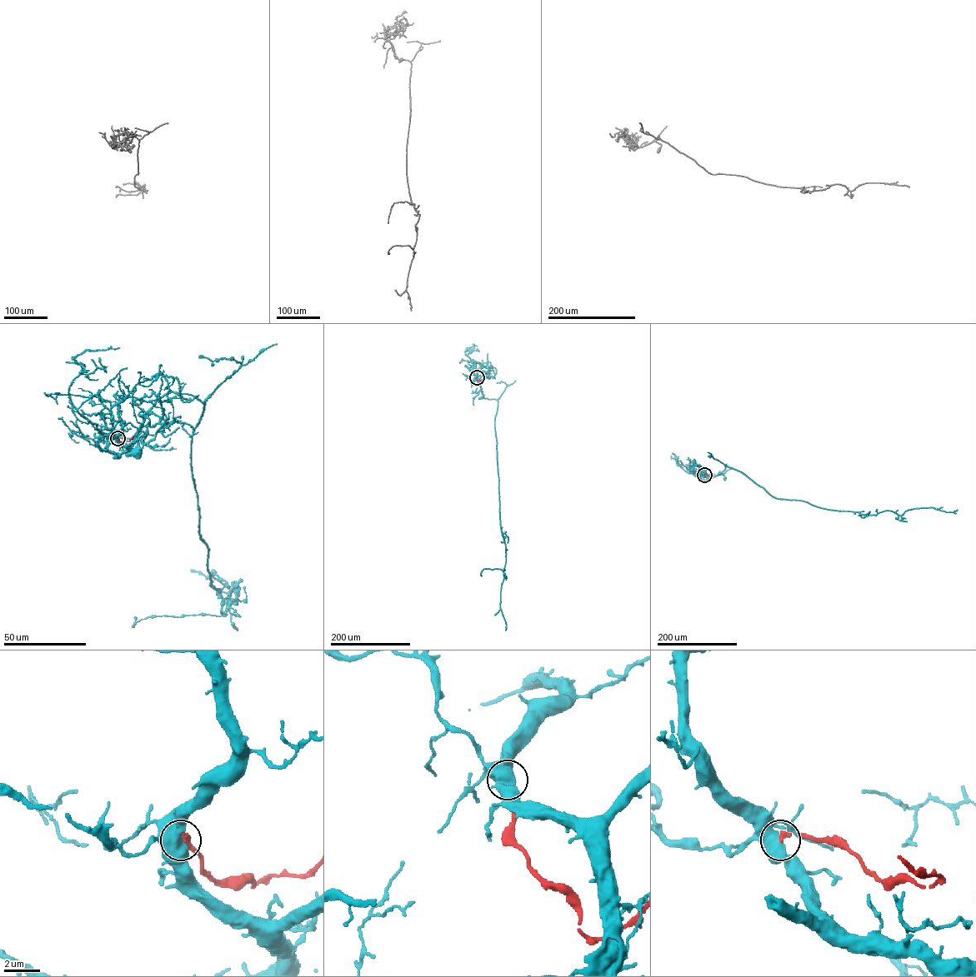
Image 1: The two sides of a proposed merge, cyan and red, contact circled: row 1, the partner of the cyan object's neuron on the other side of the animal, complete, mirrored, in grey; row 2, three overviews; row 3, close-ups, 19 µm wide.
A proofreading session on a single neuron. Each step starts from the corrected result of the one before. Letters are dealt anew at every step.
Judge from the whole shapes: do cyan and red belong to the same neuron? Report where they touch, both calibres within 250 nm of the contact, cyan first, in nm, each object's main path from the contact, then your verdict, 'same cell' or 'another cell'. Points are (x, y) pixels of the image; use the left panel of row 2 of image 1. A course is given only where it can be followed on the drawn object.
at (117, 438); 800 nm thick on the cyan side, 240 nm on the other; cyan runs (117, 438), (129, 449), (137, 431), (145, 426), (147, 431), (137, 441), (135, 452); red runs (117, 438), (121, 441), (128, 441), (133, 436); another cell

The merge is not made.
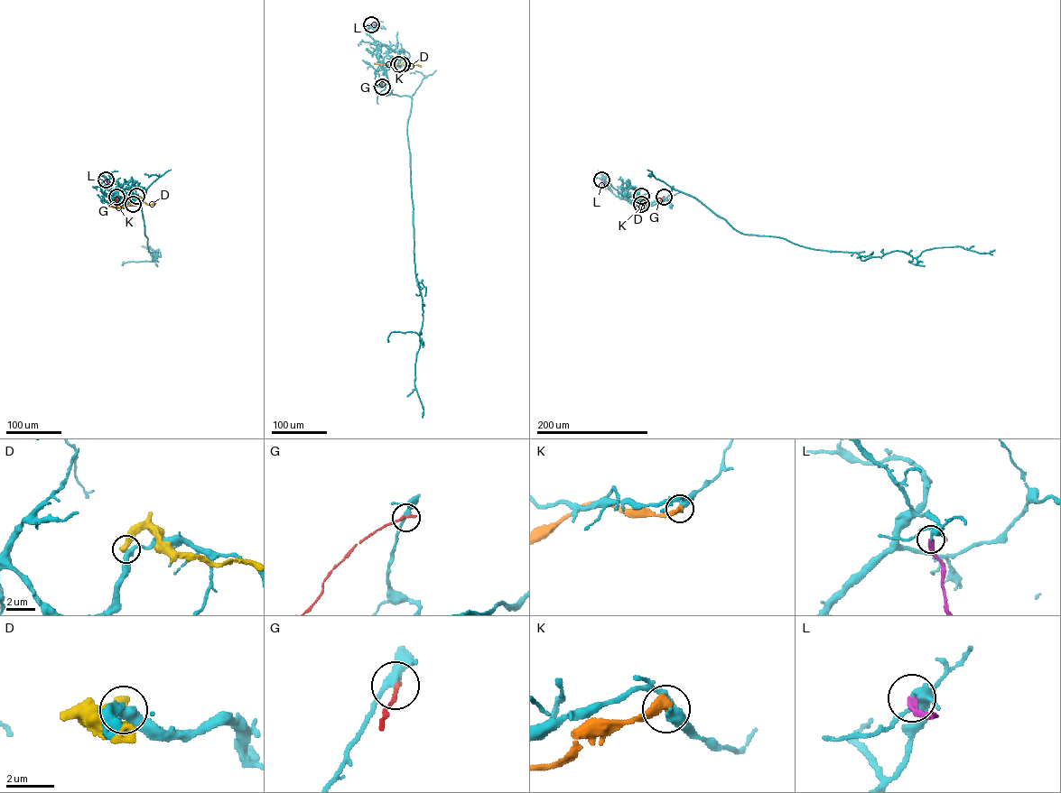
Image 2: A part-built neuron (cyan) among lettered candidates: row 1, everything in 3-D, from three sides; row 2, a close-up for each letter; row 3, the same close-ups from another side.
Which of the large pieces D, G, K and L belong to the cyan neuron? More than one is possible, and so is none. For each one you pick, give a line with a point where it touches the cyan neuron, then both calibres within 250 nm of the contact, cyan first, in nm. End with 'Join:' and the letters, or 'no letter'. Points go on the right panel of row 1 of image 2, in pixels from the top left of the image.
Join: no letter

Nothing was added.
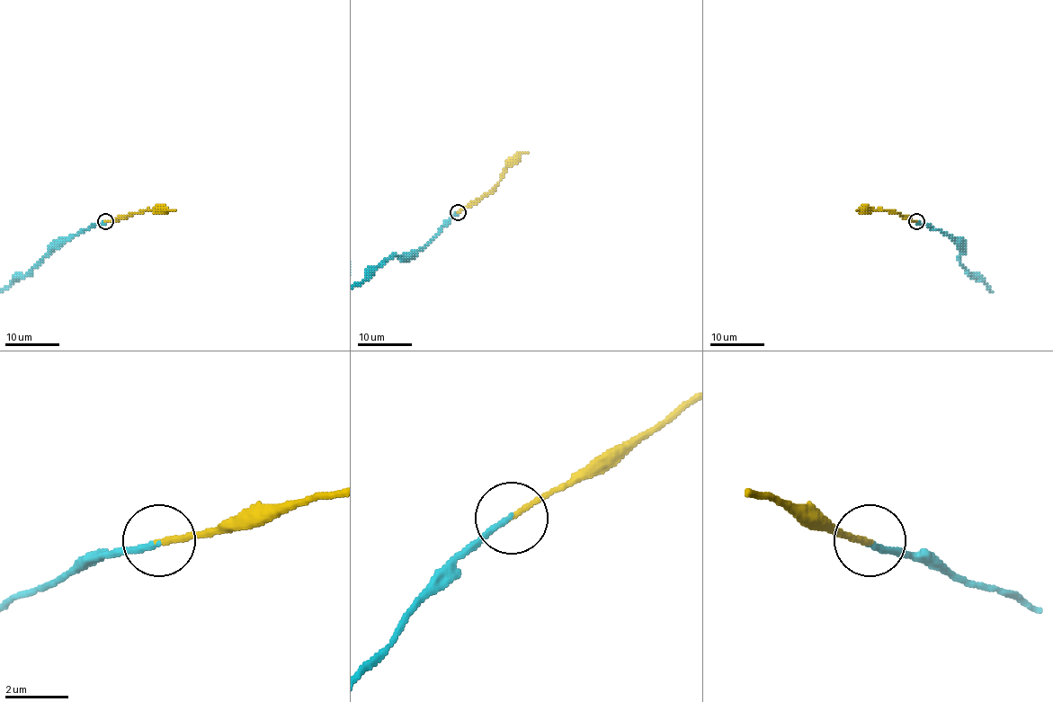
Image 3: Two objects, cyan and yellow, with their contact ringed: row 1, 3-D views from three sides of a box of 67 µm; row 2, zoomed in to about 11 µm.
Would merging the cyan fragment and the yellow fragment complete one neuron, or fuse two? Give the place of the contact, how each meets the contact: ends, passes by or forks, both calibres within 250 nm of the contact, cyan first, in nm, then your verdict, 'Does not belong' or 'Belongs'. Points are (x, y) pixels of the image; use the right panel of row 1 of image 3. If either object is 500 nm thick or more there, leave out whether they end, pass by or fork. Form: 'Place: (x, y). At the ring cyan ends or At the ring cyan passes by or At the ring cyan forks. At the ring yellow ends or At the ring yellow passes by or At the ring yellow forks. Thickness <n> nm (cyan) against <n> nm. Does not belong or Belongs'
Place: (916, 221). At the ring cyan ends. At the ring yellow ends. Thickness 170 nm (cyan) against 170 nm. Belongs

